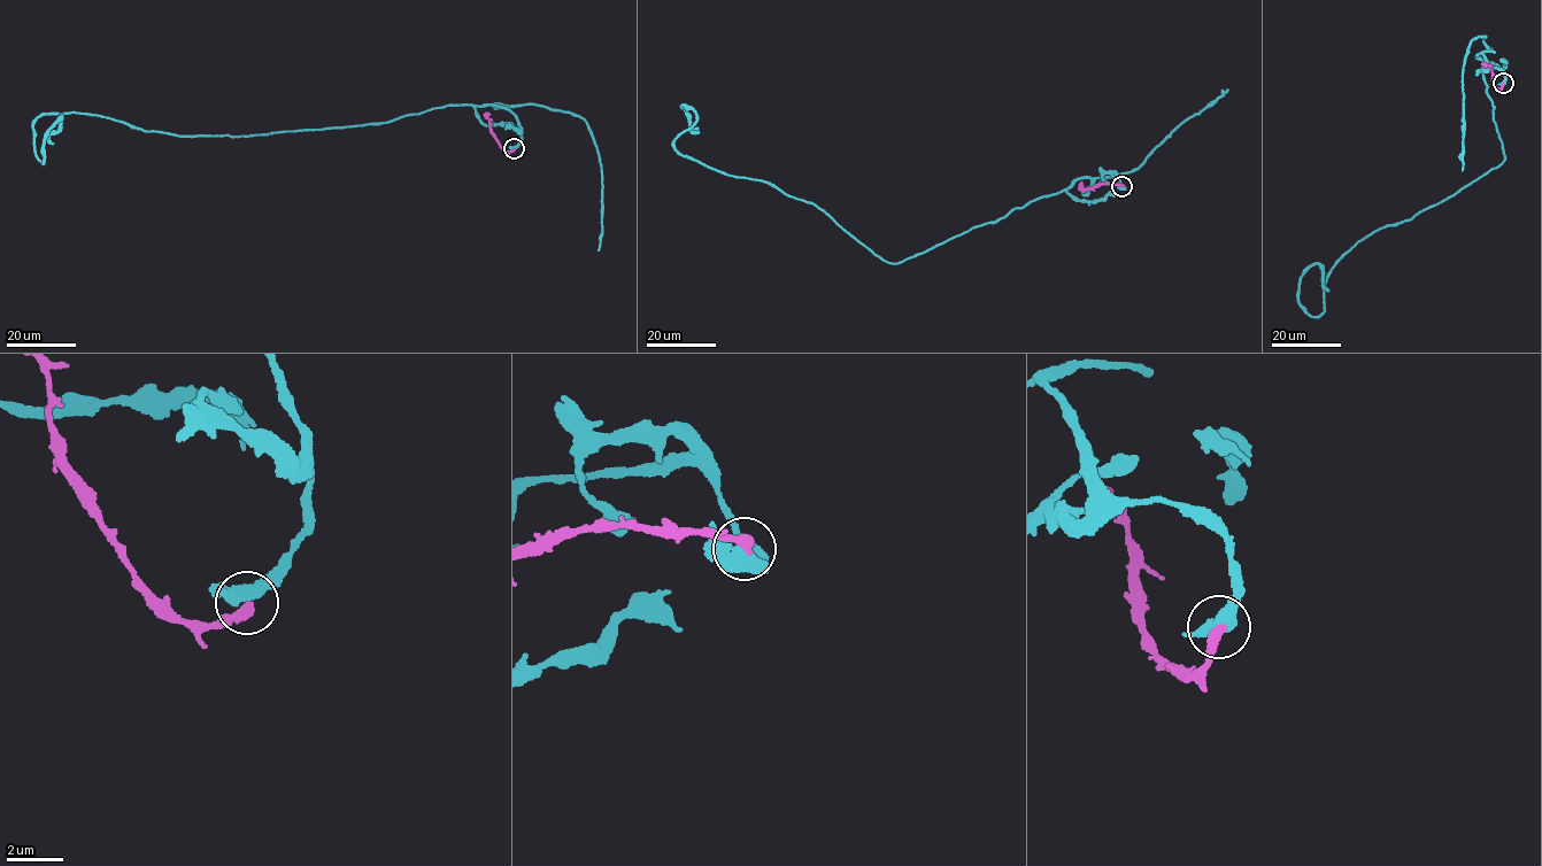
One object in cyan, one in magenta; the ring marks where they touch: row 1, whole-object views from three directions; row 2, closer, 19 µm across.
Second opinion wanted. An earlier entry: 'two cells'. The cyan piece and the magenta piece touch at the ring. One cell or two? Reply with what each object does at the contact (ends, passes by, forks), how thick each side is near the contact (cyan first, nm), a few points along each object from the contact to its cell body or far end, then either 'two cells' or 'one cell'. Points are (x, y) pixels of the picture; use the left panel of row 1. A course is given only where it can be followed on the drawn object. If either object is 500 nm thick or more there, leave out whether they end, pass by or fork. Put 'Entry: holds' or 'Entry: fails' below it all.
cyan passes by | magenta ends | 480/360 nm | cyan via (514, 148), (517, 118), (492, 105), (245, 137), (44, 113), (33, 125), (43, 162), (61, 116), (53, 144) | magenta via (514, 148), (504, 151), (501, 146), (486, 116), (488, 113) | two cells
Entry: holds

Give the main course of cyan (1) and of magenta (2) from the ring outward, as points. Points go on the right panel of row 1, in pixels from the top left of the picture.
1: (1503, 84), (1475, 55), (1504, 160), (1357, 241), (1326, 279), (1320, 315), (1298, 300), (1316, 263), (1327, 290)
2: (1503, 83), (1498, 90), (1492, 67), (1481, 62)

